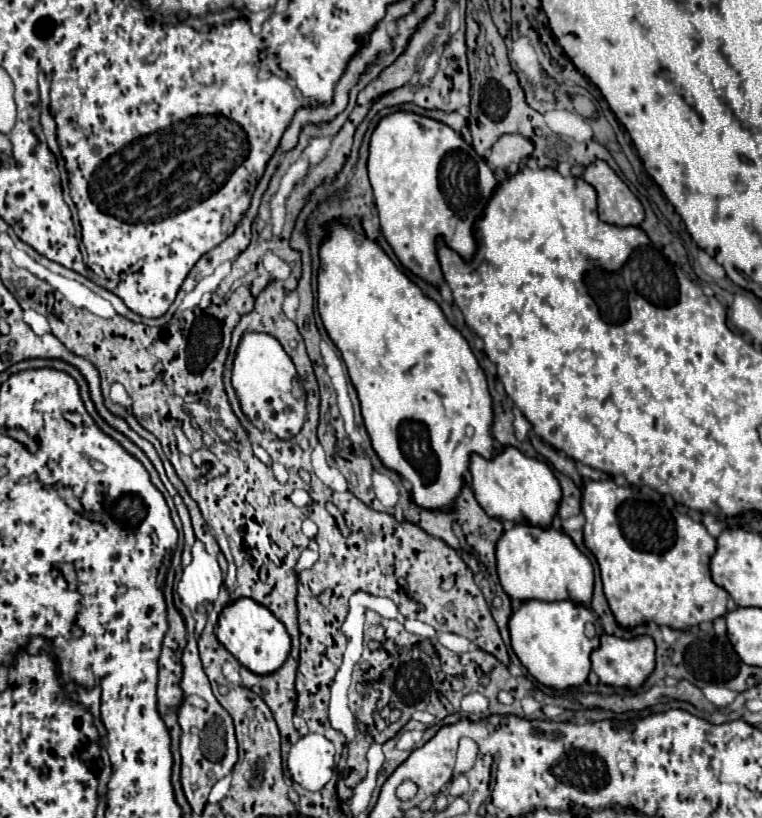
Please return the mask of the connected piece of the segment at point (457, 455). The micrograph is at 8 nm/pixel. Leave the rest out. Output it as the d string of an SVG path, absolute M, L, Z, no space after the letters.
M336 218L328 224L318 254L318 312L328 336L342 352L342 360L360 398L364 426L374 452L386 468L396 470L412 484L412 500L416 504L424 504L424 508L448 508L452 496L460 492L470 454L478 452L484 458L492 458L494 454L494 438L490 434L492 398L478 360L464 336L446 320L442 308L374 240L358 232L346 218Z

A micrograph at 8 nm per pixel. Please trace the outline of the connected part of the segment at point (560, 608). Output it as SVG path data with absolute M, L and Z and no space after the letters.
M526 600L518 610L512 612L508 620L512 650L540 684L558 690L580 686L586 682L586 676L590 672L590 652L598 644L598 636L588 638L584 632L588 622L596 622L596 616L584 604L576 604L572 600Z

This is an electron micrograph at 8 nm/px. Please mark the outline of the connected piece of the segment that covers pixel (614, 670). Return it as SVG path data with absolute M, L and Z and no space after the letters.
M602 634L600 646L592 652L592 670L608 686L638 688L642 686L646 676L654 670L654 640L650 636L636 636L626 640L626 638Z

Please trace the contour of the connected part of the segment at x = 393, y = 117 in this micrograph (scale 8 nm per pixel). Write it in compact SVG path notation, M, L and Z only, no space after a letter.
M398 110L384 116L372 132L368 150L368 176L384 238L396 252L402 266L438 286L442 282L442 272L436 258L436 236L442 236L452 250L460 252L460 256L468 260L468 256L476 250L476 242L472 240L472 224L480 218L480 212L484 210L484 204L488 204L498 180L486 160L456 130L440 120L426 118L416 112Z

